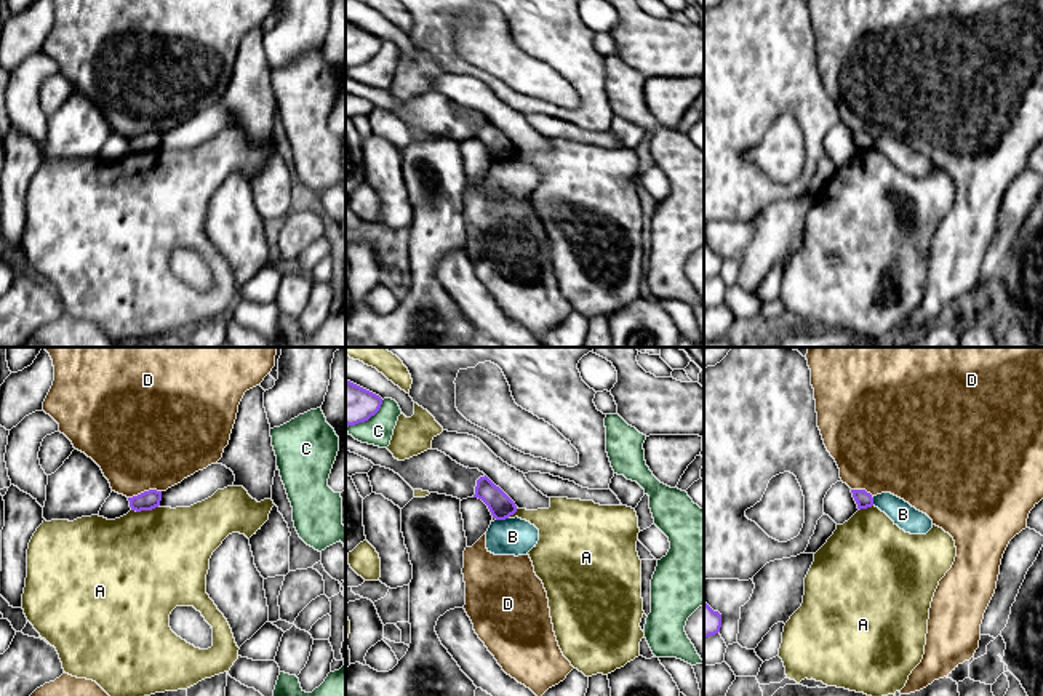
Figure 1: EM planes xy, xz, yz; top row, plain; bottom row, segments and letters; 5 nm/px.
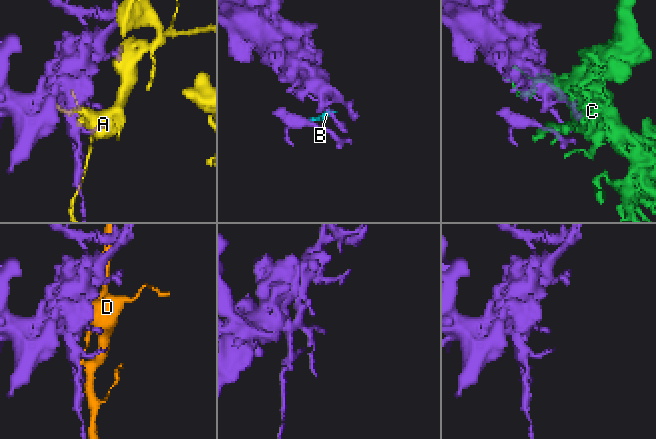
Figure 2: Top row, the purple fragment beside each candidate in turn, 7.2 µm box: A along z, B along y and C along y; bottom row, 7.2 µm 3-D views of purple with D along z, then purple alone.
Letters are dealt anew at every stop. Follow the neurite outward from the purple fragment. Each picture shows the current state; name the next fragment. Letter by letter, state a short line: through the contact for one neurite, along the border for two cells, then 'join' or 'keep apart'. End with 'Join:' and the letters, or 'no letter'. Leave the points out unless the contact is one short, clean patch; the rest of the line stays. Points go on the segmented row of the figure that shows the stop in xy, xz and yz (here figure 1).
A: keep apart
B: xz (507, 517), (496, 520) | keep apart
C: keep apart
D: keep apart
Join: no letter

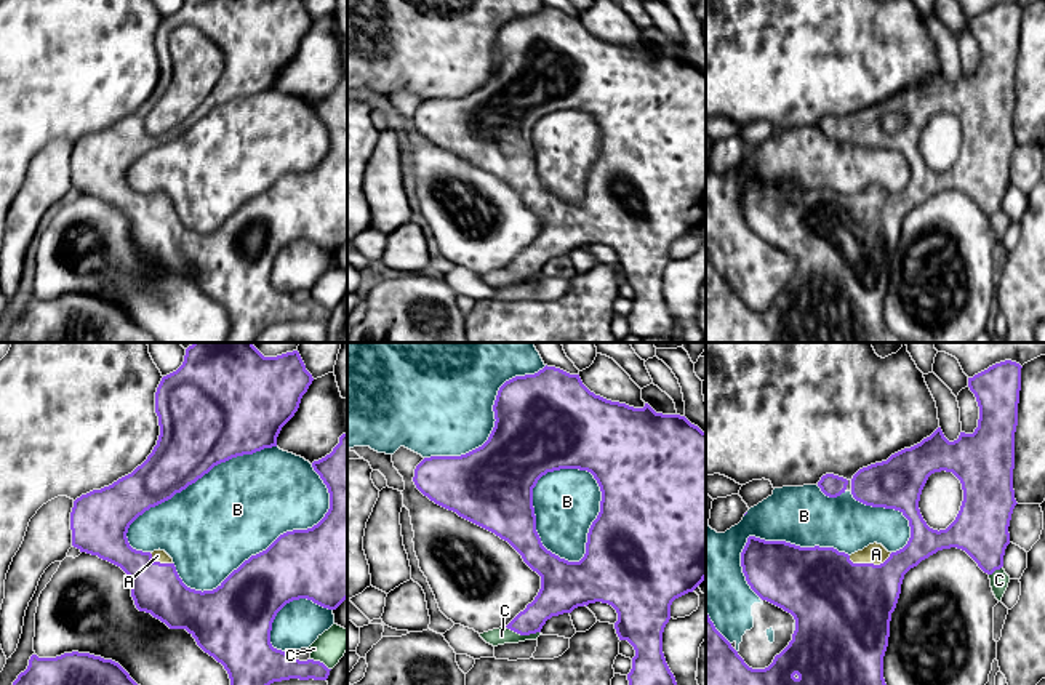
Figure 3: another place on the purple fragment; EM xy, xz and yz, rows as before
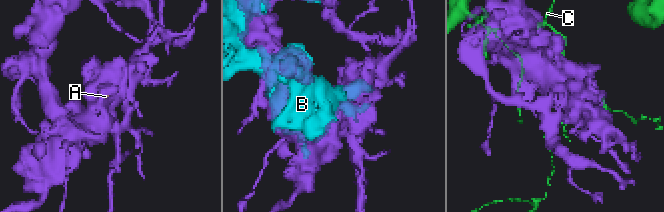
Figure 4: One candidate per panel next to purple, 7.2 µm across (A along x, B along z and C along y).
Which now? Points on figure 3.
A: yz (845, 607), (869, 581), (869, 564), (876, 554) | join
B: keep apart
C: keep apart
Join: A

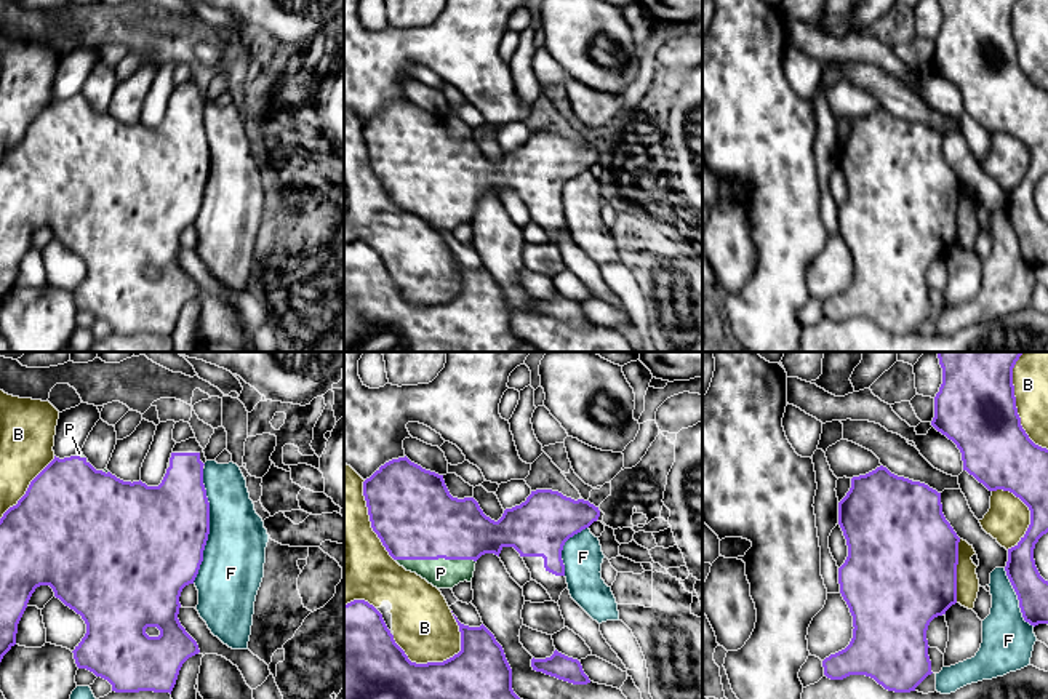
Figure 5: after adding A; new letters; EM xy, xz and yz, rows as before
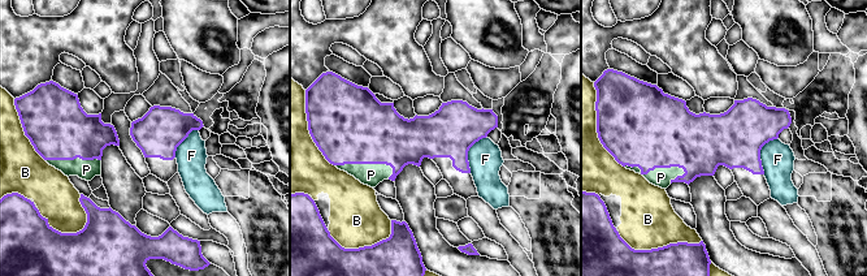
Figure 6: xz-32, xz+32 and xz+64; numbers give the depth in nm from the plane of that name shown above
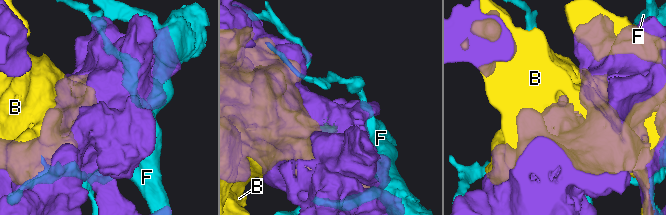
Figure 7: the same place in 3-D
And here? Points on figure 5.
B: keep apart
F: keep apart
P: join
Join: P

